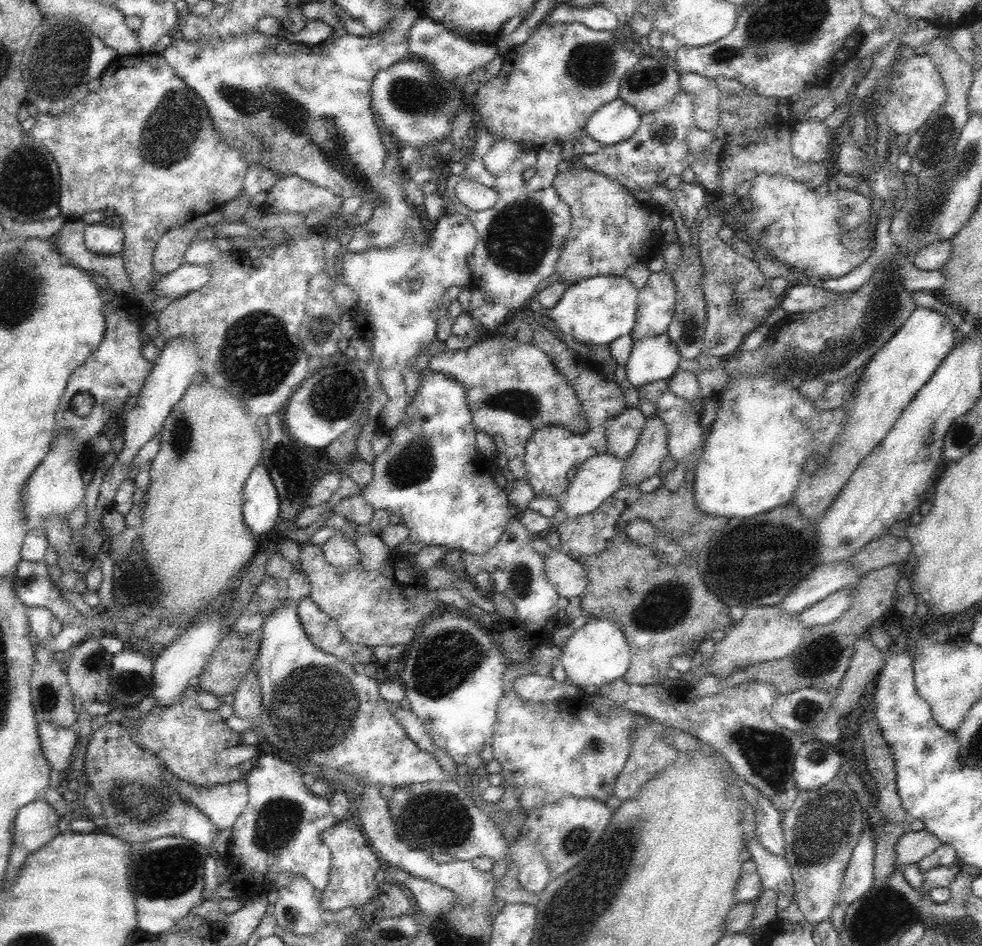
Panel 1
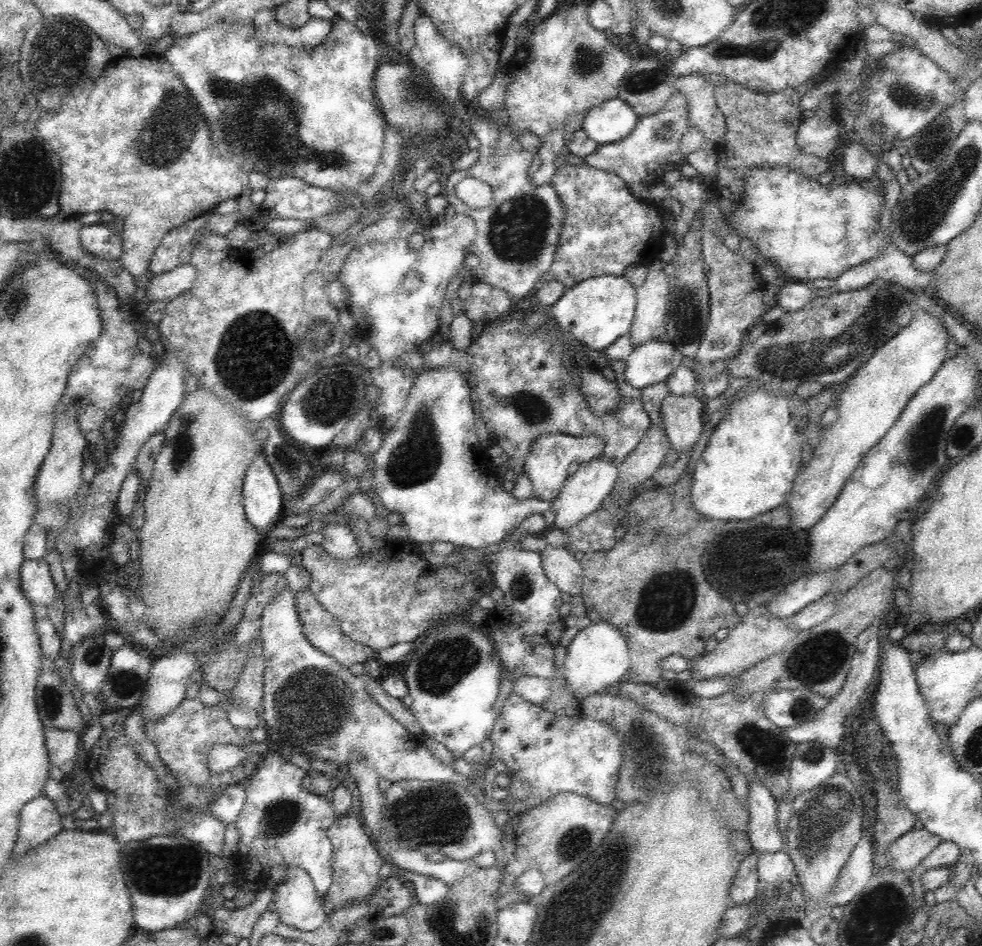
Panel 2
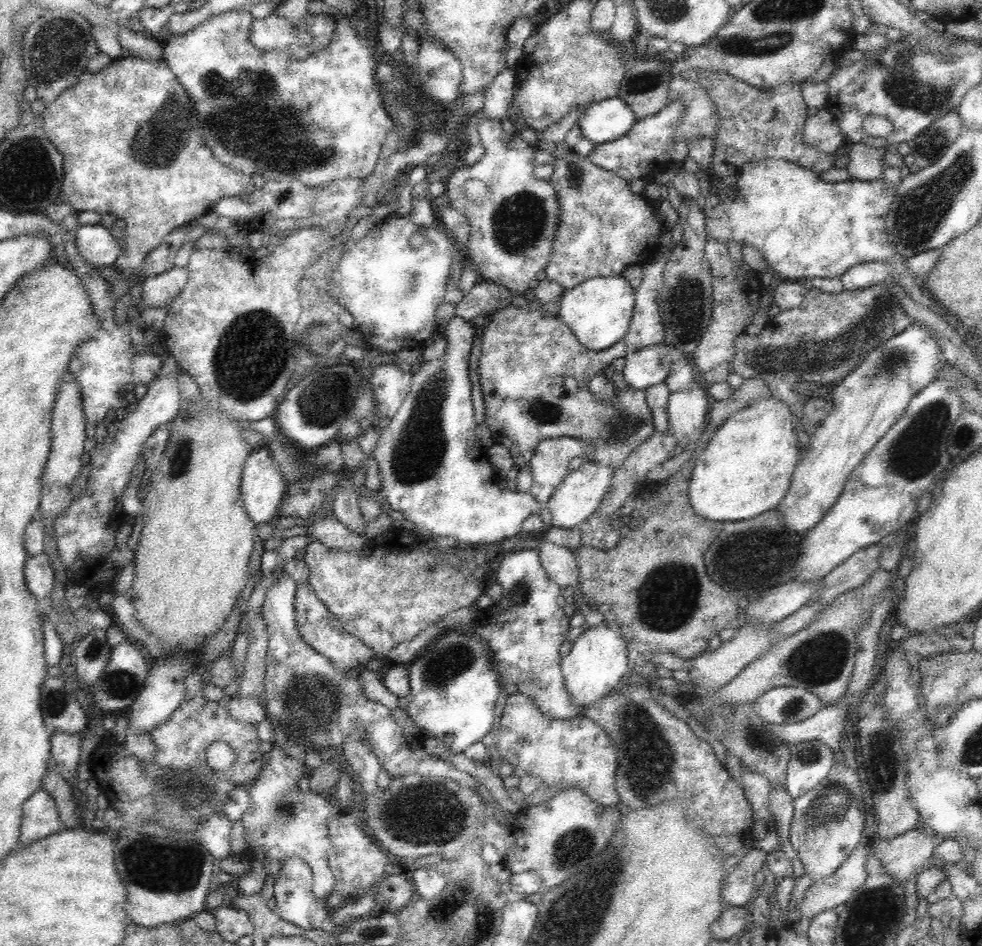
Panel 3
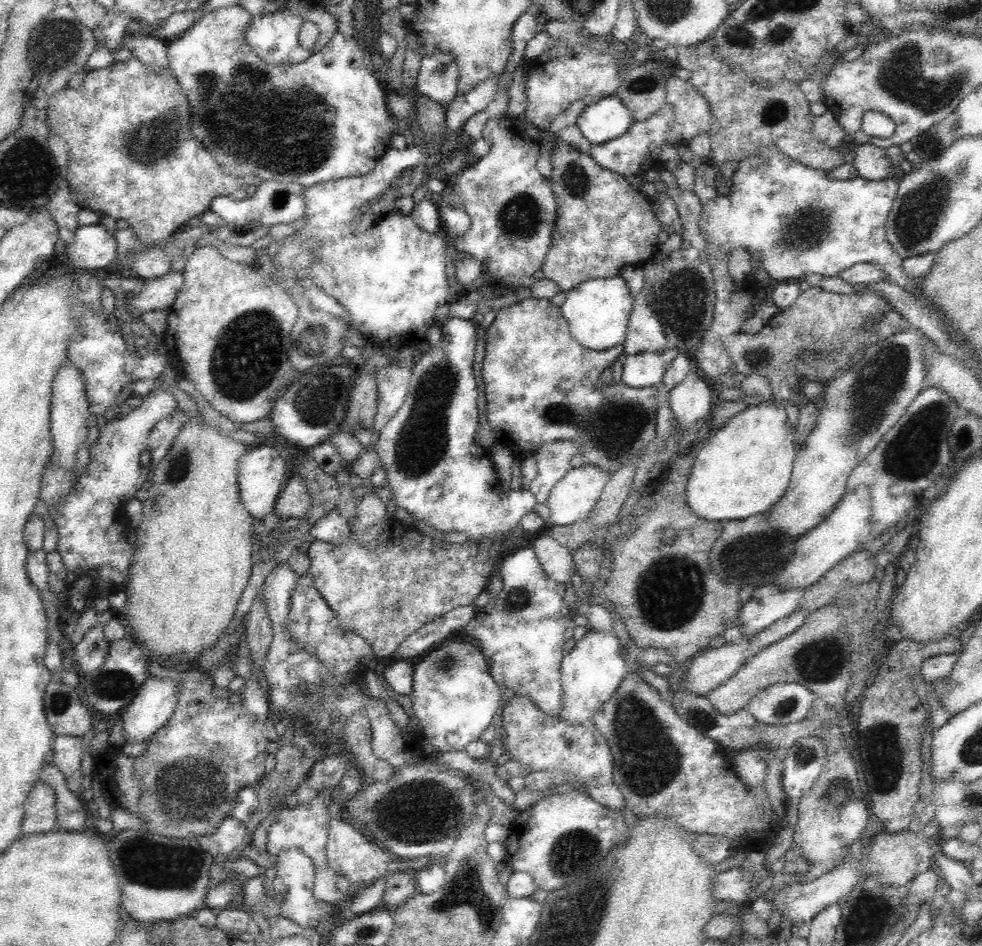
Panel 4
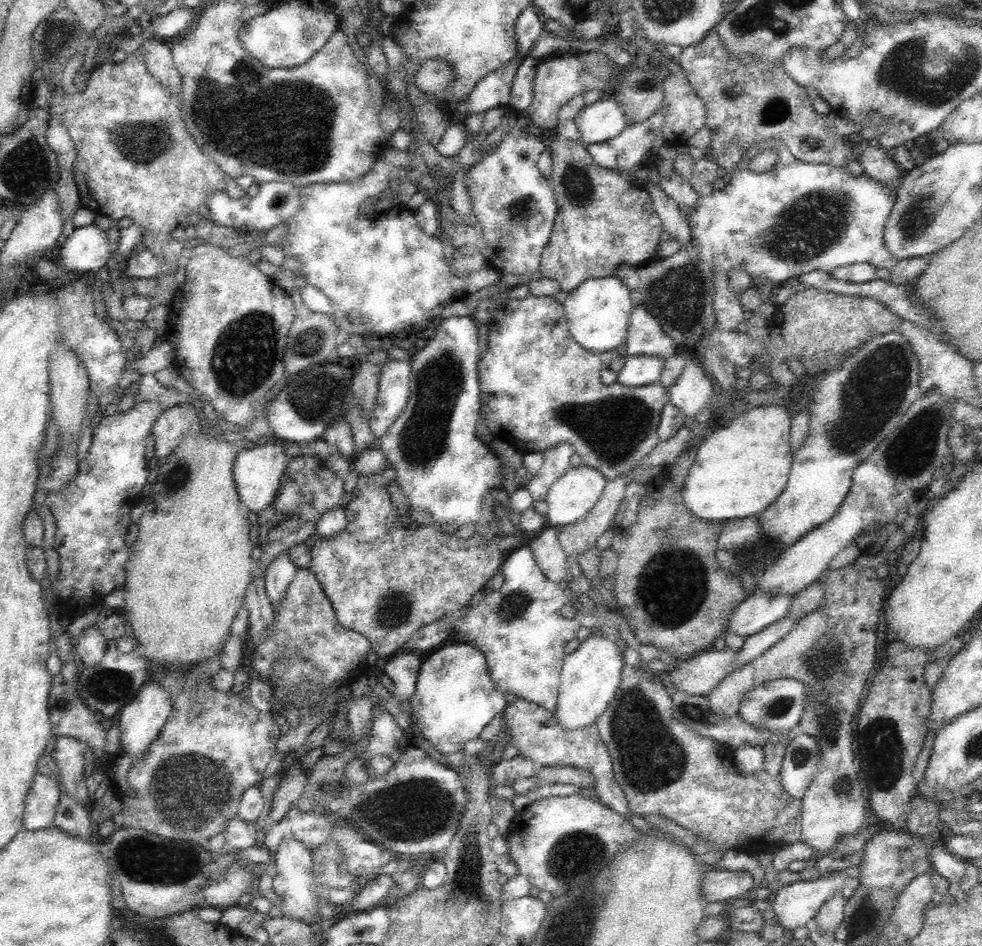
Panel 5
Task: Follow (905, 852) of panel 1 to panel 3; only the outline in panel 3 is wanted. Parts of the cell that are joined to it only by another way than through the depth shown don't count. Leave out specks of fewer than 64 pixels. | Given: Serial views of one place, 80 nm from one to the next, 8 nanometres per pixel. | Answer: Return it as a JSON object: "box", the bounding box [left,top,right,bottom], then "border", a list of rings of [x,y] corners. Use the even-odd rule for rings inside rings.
{"box":[870,825,945,883],"border":[[[919,825],[915,830],[889,840],[875,836],[870,845],[884,871],[896,881],[904,883],[910,876],[930,866],[934,850],[945,839],[940,834],[927,834]]]}

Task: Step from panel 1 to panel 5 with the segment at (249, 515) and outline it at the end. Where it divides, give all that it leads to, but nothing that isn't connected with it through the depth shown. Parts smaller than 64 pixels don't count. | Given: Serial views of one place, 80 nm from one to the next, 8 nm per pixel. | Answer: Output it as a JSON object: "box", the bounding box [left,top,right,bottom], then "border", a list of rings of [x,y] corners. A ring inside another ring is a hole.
{"box":[233,442,288,513],"border":[[[264,442],[264,444],[250,443],[235,459],[233,477],[241,503],[252,513],[268,508],[273,504],[279,488],[284,483],[284,468],[288,465],[288,457],[283,446]]]}

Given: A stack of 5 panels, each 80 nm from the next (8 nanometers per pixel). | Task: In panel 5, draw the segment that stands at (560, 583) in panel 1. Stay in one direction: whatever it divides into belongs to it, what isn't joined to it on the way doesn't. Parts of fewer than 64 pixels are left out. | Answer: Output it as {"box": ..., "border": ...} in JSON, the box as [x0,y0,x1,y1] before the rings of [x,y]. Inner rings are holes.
{"box":[530,525,569,584],"border":[[[546,525],[546,530],[530,542],[534,560],[540,570],[553,584],[562,579],[569,578],[568,556],[562,545],[558,542],[558,531],[560,527]]]}

